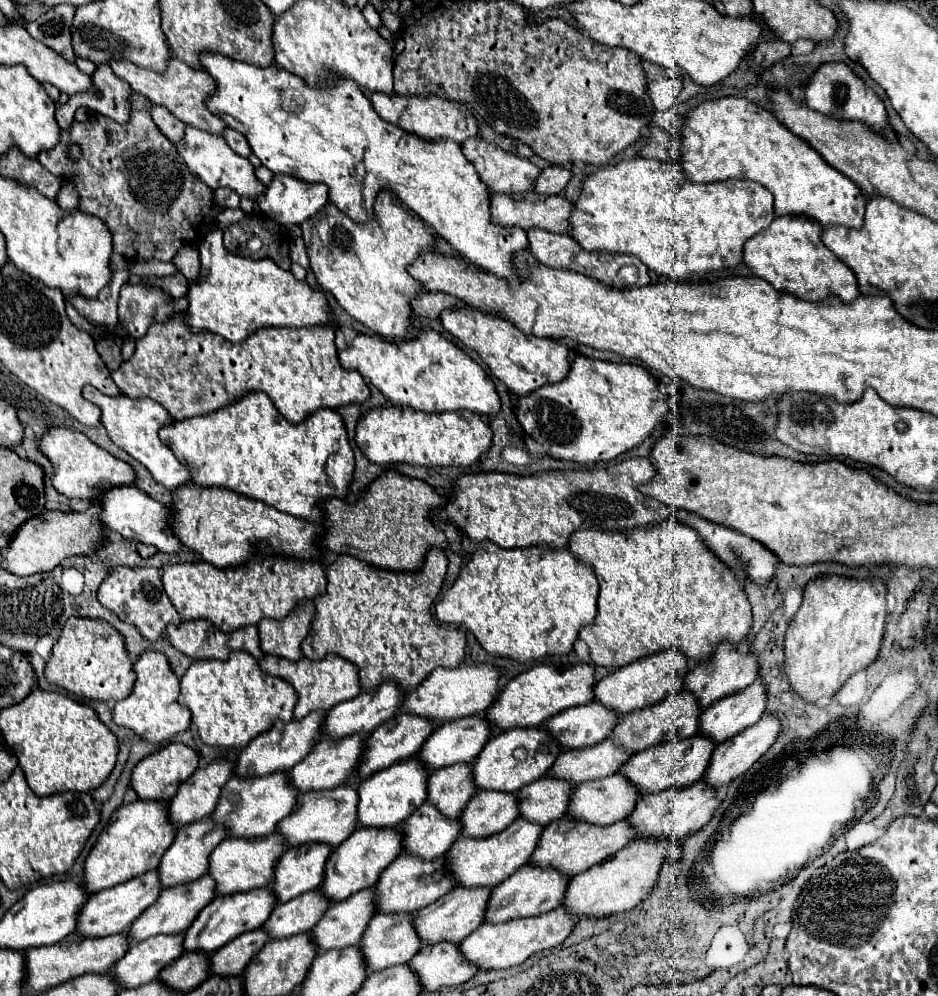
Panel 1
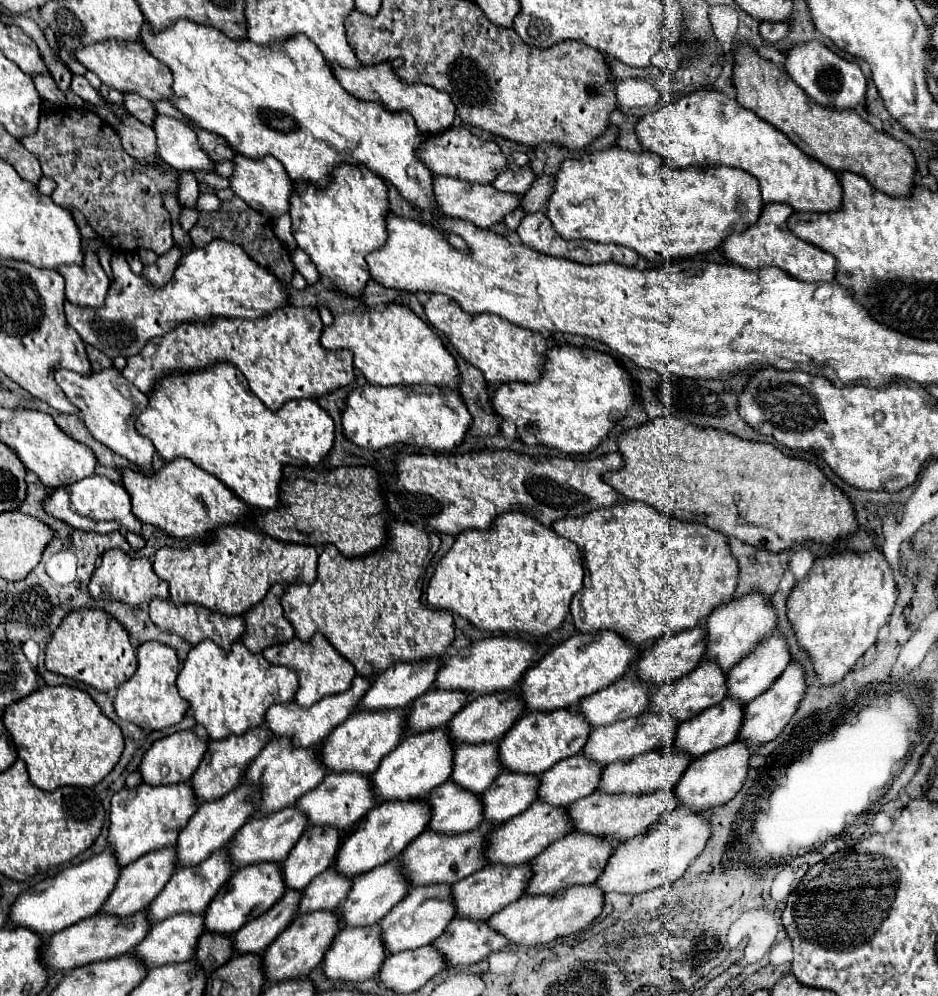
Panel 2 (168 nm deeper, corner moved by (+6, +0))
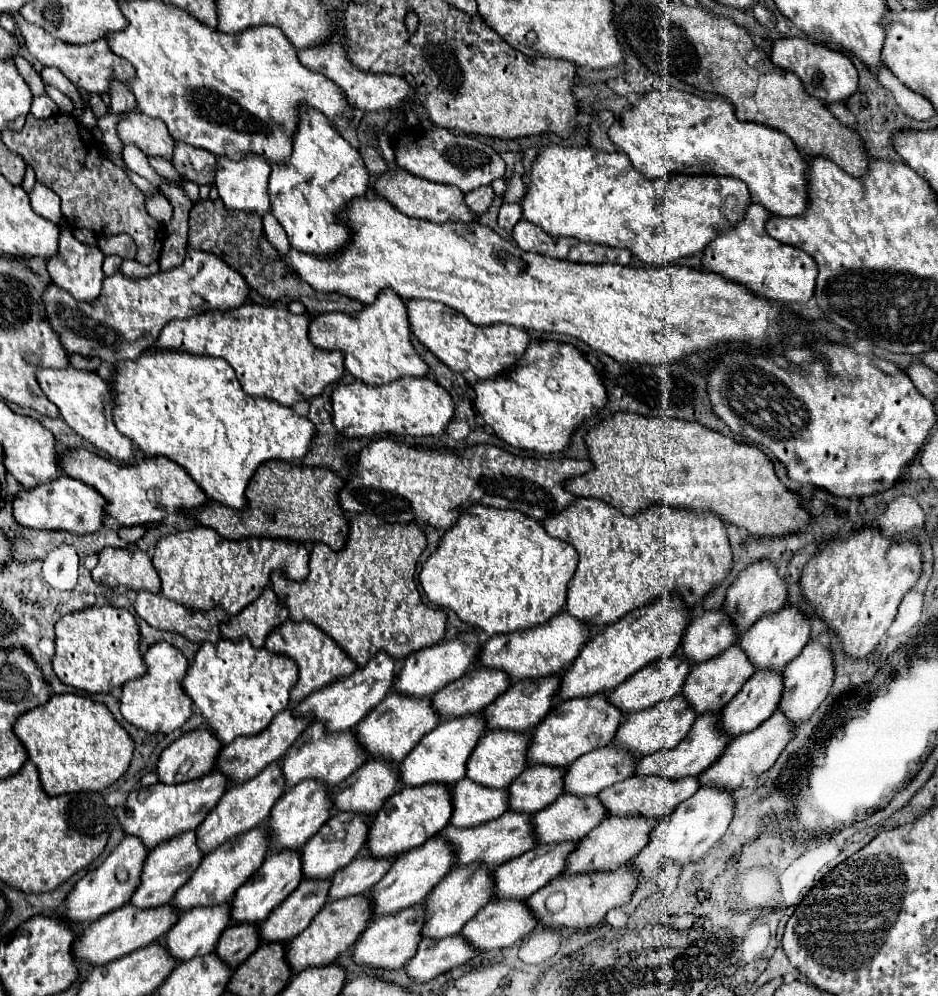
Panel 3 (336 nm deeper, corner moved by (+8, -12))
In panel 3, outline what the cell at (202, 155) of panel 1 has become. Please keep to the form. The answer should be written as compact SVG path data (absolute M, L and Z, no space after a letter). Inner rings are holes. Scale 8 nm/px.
M125 110L121 122L117 124L117 136L123 144L135 144L147 156L161 156L171 160L173 138L165 130L163 122L141 114L141 110Z

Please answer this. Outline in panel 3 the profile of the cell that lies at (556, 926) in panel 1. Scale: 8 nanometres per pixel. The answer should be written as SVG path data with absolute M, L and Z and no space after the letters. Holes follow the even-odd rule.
M619 866L617 870L609 870L609 872L597 872L597 874L573 874L573 878L565 878L559 876L555 880L551 880L547 886L543 886L541 890L537 890L537 894L533 894L531 898L527 898L527 906L531 908L531 912L535 916L539 916L539 924L543 926L553 926L553 928L589 928L599 924L605 914L611 908L623 906L631 900L633 892L637 890L639 882L637 878L633 878L633 870L629 870L629 866ZM555 892L563 892L565 894L565 904L563 906L551 906L549 898Z

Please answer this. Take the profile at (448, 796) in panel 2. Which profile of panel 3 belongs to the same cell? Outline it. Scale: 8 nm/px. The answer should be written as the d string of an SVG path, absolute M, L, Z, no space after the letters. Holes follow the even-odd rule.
M463 778L455 786L451 786L451 794L451 824L457 828L479 826L483 822L499 818L509 810L509 802L505 802L505 790L485 790L485 786L469 782L469 778Z

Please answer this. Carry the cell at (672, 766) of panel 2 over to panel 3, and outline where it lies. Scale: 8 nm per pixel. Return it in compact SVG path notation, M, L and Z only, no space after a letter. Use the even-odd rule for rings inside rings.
M705 714L705 718L695 720L687 738L683 738L677 744L677 748L661 750L661 752L641 758L637 762L635 774L639 774L639 776L661 774L665 778L675 778L675 780L685 778L685 776L693 776L693 774L701 774L701 770L705 770L705 766L711 766L713 762L717 762L717 758L721 758L721 750L725 750L729 740L731 738L725 738L725 734L721 734L721 730L717 730L717 714Z

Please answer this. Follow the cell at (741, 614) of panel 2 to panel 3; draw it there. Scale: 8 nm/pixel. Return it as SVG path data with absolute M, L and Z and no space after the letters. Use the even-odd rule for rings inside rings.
M753 562L753 566L745 568L729 586L727 590L727 600L725 600L725 610L733 618L735 626L743 634L749 630L749 626L759 620L767 612L777 612L785 606L787 602L787 586L785 586L785 576L779 574L777 566L773 562Z

